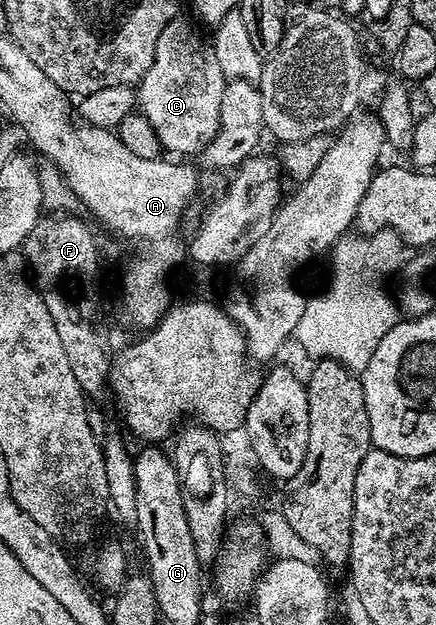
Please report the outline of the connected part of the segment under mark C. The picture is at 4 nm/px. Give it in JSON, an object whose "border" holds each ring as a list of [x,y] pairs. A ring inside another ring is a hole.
{"border":[[[175,18],[164,26],[164,34],[160,34],[160,42],[156,42],[156,54],[152,58],[152,66],[142,75],[136,88],[136,104],[143,116],[152,122],[158,140],[167,153],[179,152],[179,157],[201,153],[207,142],[218,132],[220,126],[220,98],[224,98],[224,86],[227,79],[220,70],[220,62],[216,62],[213,47],[198,37],[198,32],[183,18]]]}

